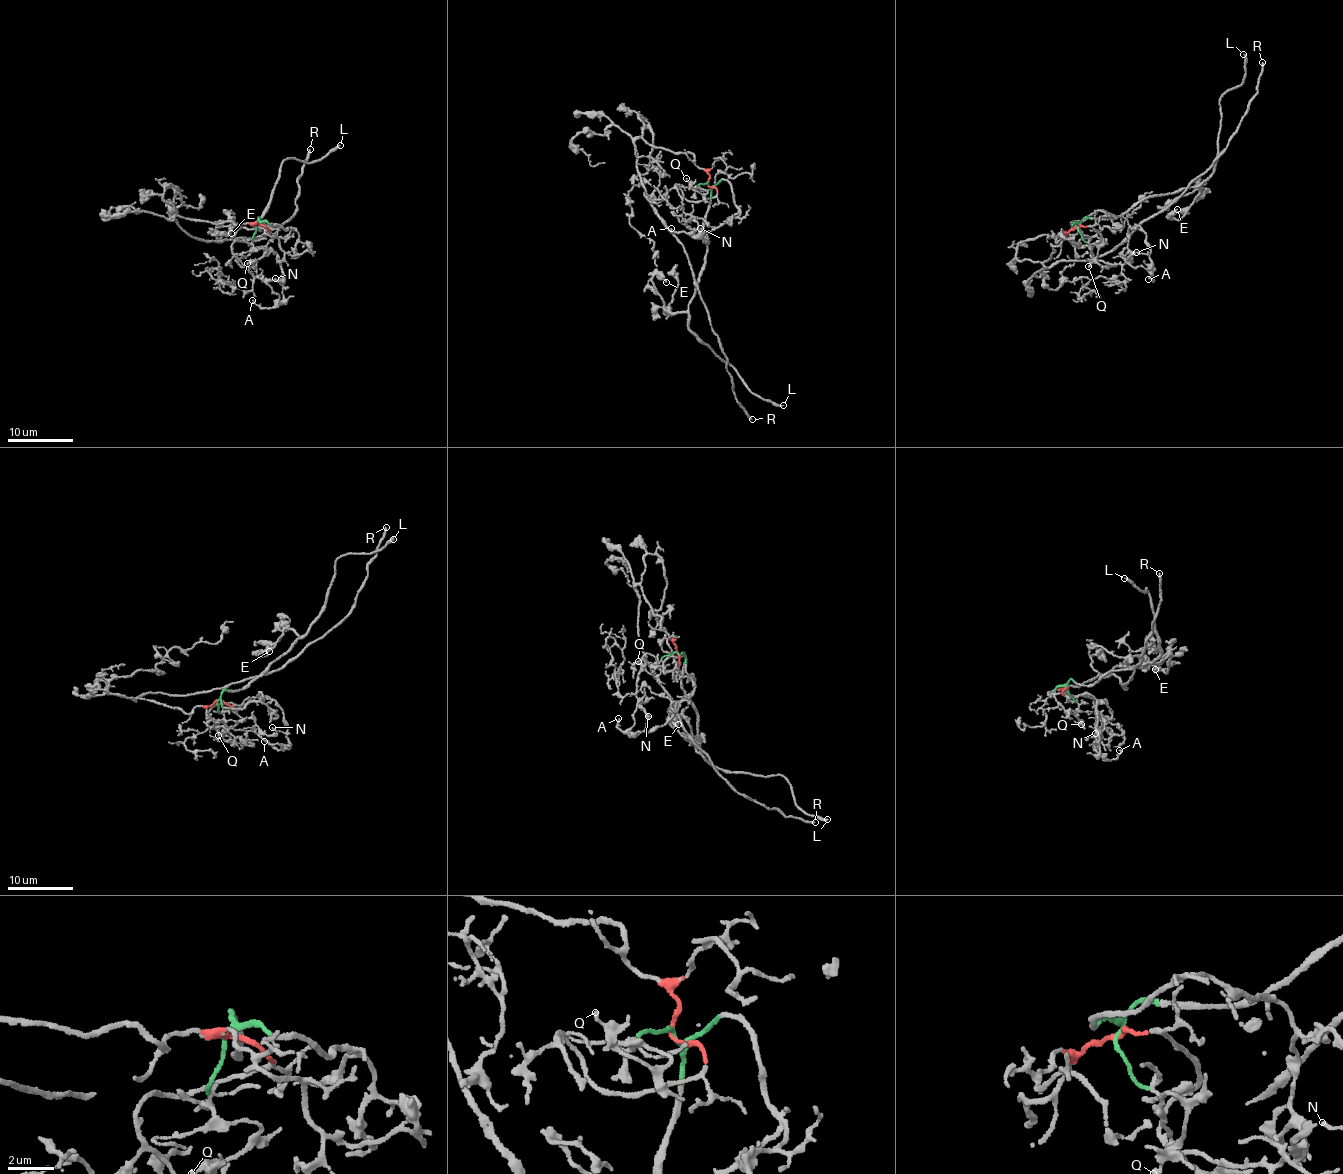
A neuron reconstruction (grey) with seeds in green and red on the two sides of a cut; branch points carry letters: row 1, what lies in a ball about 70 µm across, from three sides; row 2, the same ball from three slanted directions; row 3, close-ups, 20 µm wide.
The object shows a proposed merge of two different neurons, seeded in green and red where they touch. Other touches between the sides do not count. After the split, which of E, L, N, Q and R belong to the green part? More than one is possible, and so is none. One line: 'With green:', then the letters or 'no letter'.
With green: E, L, N, Q

